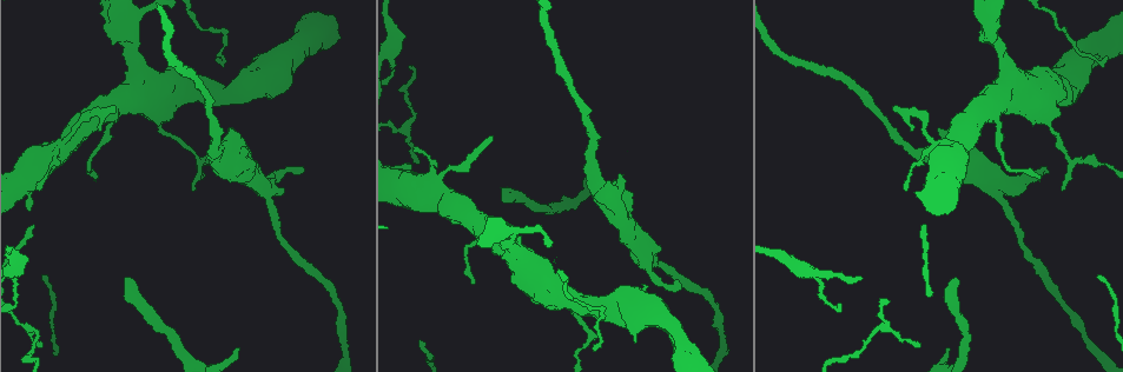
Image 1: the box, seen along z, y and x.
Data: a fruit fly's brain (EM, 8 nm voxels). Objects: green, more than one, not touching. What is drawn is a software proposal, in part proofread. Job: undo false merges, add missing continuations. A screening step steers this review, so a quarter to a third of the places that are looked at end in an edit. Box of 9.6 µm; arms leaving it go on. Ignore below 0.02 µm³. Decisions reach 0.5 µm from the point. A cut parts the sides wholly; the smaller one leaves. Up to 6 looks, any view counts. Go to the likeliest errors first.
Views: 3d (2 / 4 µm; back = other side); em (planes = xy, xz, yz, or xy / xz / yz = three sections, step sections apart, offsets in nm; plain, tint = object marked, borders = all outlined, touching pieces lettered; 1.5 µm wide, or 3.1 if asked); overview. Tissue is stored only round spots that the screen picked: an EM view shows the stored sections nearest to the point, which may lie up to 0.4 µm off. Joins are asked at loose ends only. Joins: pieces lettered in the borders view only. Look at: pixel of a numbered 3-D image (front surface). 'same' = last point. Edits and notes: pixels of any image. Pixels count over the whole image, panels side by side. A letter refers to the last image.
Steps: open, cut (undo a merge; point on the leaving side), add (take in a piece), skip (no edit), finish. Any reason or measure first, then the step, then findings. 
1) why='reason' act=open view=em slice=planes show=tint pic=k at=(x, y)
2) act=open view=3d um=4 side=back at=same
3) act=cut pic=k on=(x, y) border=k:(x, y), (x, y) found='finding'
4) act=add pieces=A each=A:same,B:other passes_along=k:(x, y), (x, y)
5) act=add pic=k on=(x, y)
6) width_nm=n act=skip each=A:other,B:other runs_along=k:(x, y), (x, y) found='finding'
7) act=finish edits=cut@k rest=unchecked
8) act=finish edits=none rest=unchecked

why='end of a long branch' act=open view=3d um=4 side=back pic=1 at=(96, 179)

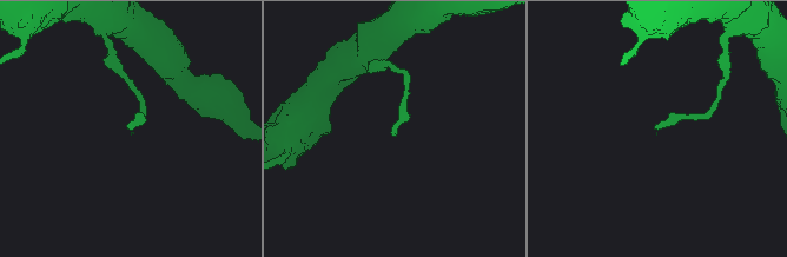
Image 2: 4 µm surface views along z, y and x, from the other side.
why='now the EM' act=open view=em slice=planes show=borders pic=2 at=(130, 129)

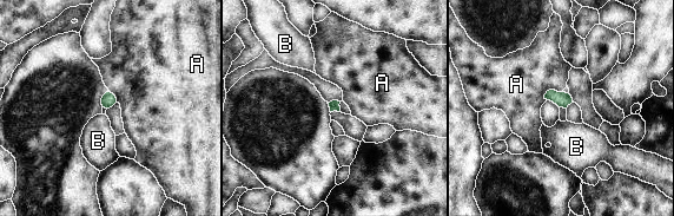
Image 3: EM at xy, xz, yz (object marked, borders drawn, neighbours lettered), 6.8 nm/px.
width_nm=70 act=skip each=A:other,B:other border=3:(562, 91), (549, 90), (543, 98) found='no lettered piece goes on from it'

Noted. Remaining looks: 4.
why='thin end' act=open view=3d um=2 pic=1 at=(417, 150)

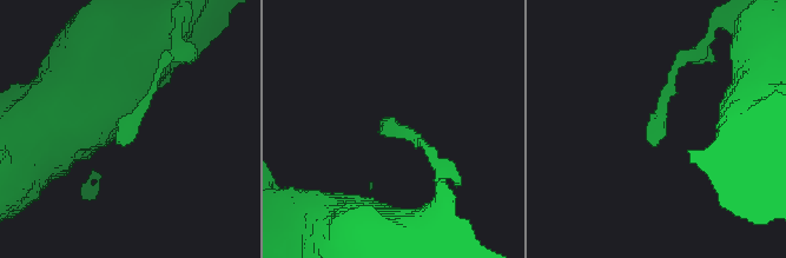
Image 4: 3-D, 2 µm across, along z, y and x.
why='shape alone is not enough' act=open view=em slice=xz step=4 show=borders pic=4 at=(388, 124)

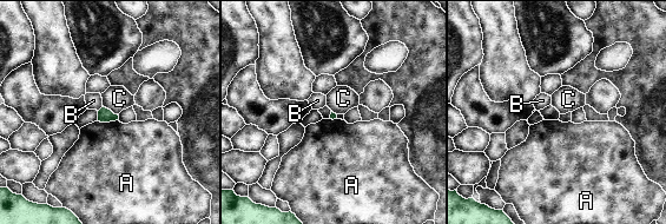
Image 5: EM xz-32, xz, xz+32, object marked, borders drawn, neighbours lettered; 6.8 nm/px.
act=open view=em slice=planes show=borders at=same

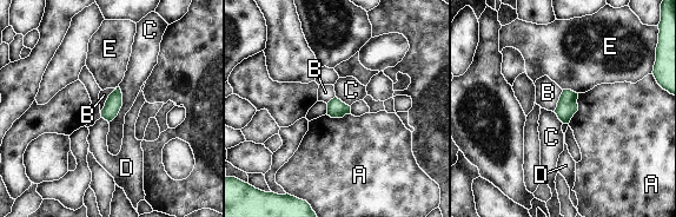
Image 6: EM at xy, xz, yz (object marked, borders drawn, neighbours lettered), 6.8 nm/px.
longest_contact=C:260nm act=skip each=A:other,B:other,C:other,D:other,E:other border=6:(117, 87), (108, 96), (100, 112) found='none of them fits'

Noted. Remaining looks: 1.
act=finish edits=none rest=unchecked

